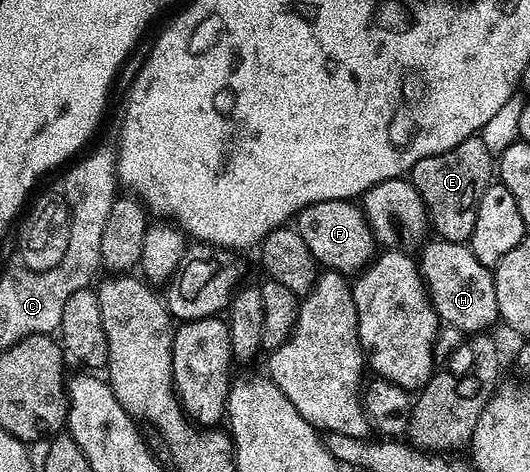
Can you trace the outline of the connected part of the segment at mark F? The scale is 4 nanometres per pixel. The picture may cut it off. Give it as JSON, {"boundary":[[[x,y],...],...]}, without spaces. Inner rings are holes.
{"boundary":[[[352,199],[314,203],[296,214],[294,227],[302,235],[306,247],[310,247],[317,263],[328,271],[345,275],[359,274],[378,252],[378,242],[368,225],[364,210]]]}

